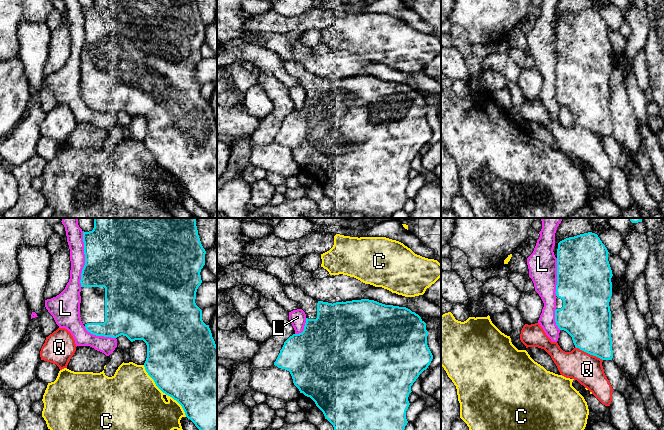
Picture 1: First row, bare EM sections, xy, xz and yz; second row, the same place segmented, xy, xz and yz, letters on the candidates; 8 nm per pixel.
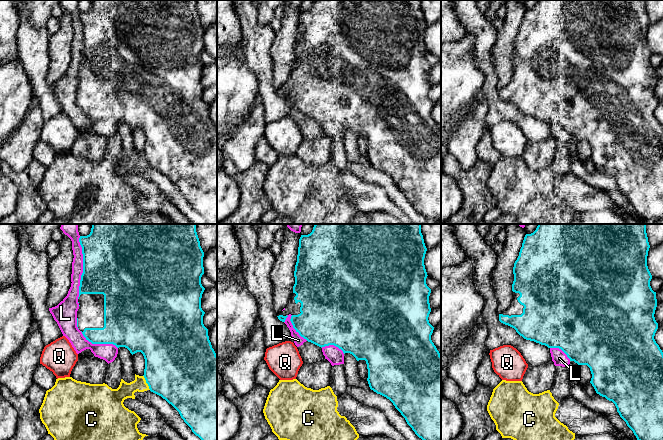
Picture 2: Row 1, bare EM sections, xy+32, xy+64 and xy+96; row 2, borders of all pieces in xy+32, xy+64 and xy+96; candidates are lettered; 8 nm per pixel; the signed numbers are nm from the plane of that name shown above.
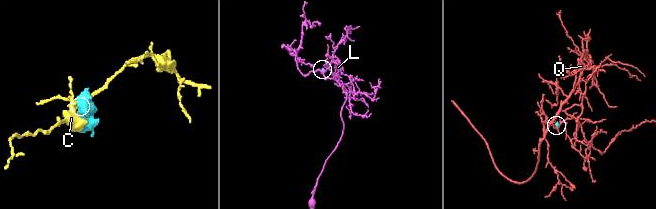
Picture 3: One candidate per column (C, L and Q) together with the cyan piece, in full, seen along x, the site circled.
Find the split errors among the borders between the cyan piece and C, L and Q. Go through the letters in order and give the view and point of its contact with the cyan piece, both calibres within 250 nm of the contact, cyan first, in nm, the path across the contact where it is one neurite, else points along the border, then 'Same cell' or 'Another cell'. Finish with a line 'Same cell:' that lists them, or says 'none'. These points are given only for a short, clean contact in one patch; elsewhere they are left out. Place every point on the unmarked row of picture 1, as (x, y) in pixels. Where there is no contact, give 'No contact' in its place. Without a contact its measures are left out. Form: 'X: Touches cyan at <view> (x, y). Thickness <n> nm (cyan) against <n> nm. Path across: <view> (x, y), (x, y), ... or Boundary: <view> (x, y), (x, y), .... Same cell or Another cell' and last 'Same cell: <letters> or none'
C: Touches cyan at xy (164, 168). Thickness 500 nm (cyan) against 460 nm. Another cell
L: Touches cyan at xy (85, 35). Thickness 500 nm (cyan) against 140 nm. Another cell
Q: Touches cyan at yz (589, 129). Thickness 360 nm (cyan) against 240 nm. Another cell
Same cell: none

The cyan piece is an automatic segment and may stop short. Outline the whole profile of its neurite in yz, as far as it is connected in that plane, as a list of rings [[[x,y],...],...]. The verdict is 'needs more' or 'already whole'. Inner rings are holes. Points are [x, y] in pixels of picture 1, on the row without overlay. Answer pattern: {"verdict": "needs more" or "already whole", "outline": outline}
{"verdict": "needs more", "outline": [[[588,8],[566,14],[558,19],[557,61],[555,98],[560,106],[566,107],[576,124],[602,136],[612,136],[611,87],[612,46],[608,37],[608,26],[597,10]]]}

